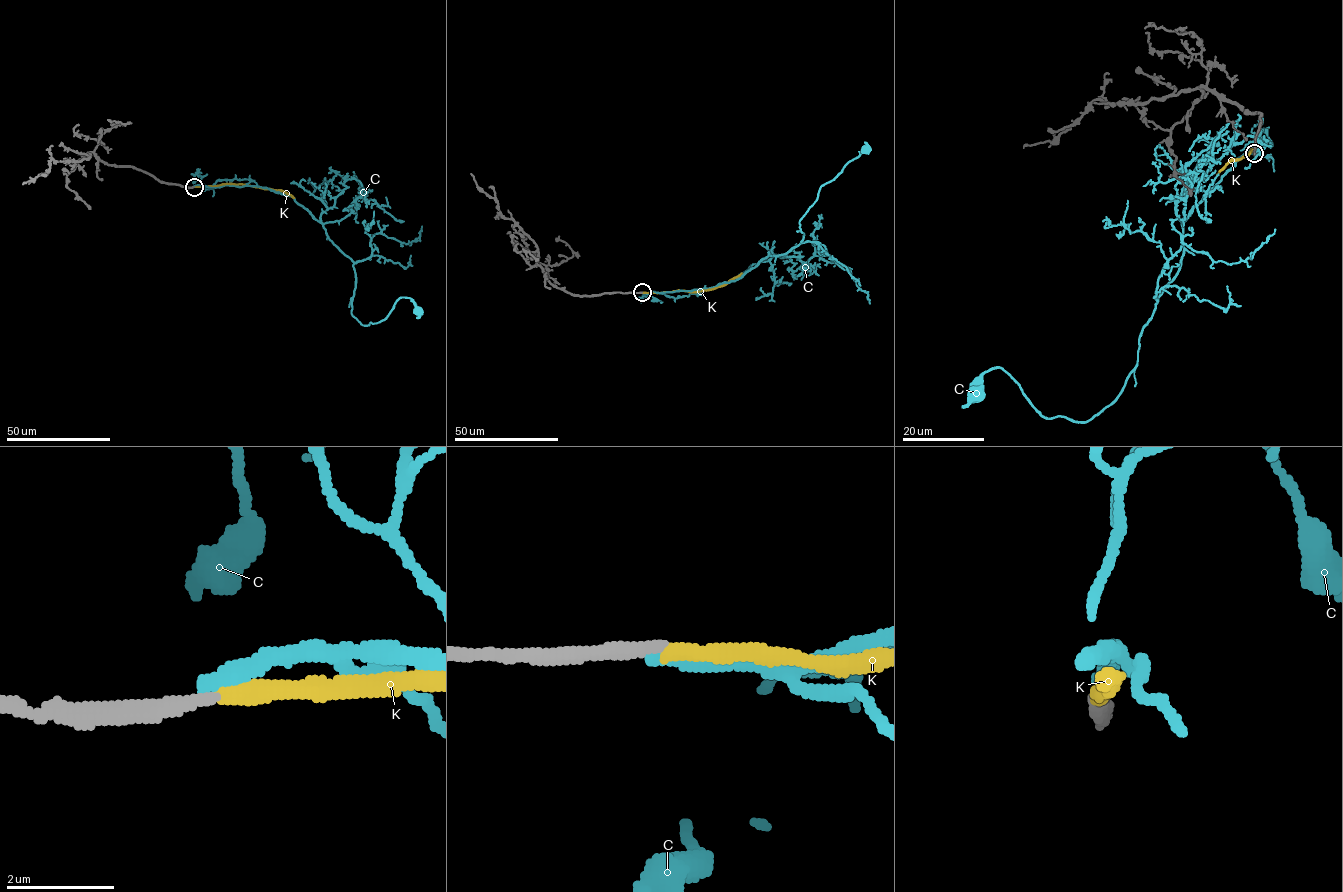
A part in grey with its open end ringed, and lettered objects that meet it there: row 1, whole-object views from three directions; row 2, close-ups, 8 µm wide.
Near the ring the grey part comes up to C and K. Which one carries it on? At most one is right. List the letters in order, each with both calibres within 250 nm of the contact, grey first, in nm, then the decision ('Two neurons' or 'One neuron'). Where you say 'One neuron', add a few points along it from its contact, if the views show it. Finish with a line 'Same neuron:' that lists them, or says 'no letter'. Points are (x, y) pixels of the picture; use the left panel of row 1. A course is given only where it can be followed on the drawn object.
C: Thickness 280 nm (grey) against 280 nm. Two neurons
K: Thickness 240 nm (grey) against 320 nm. One neuron. Its course: (194, 187), (246, 184), (281, 190), (294, 198)
Same neuron: K

